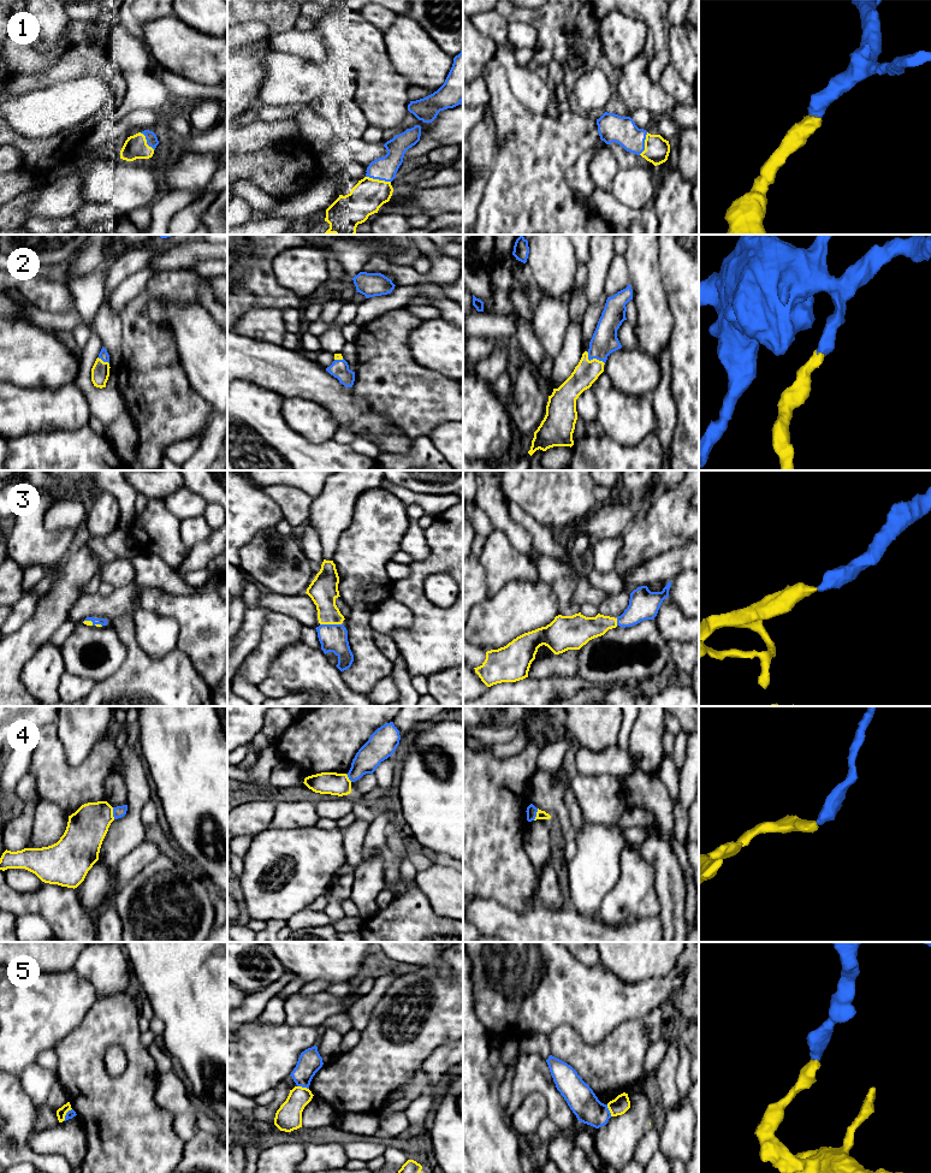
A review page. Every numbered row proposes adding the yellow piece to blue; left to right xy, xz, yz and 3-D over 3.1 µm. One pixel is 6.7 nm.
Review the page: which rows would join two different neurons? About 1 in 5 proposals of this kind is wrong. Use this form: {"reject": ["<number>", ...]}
{"reject": ["4", "5"]}

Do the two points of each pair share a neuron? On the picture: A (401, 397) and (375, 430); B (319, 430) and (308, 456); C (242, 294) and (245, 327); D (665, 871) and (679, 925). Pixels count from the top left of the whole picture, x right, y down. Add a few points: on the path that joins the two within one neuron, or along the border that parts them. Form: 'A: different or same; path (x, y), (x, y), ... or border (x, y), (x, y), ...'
A: different; border (363, 400), (371, 408), (383, 413), (407, 436)
B: different; border (290, 427), (312, 442), (332, 439)
C: different; border (272, 307), (250, 307), (239, 318)
D: same; path (669, 884), (671, 890), (671, 912)

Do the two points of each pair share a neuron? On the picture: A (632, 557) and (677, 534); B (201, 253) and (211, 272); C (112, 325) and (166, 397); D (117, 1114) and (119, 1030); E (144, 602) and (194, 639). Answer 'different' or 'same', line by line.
A: same
B: different
C: different
D: same
E: same

